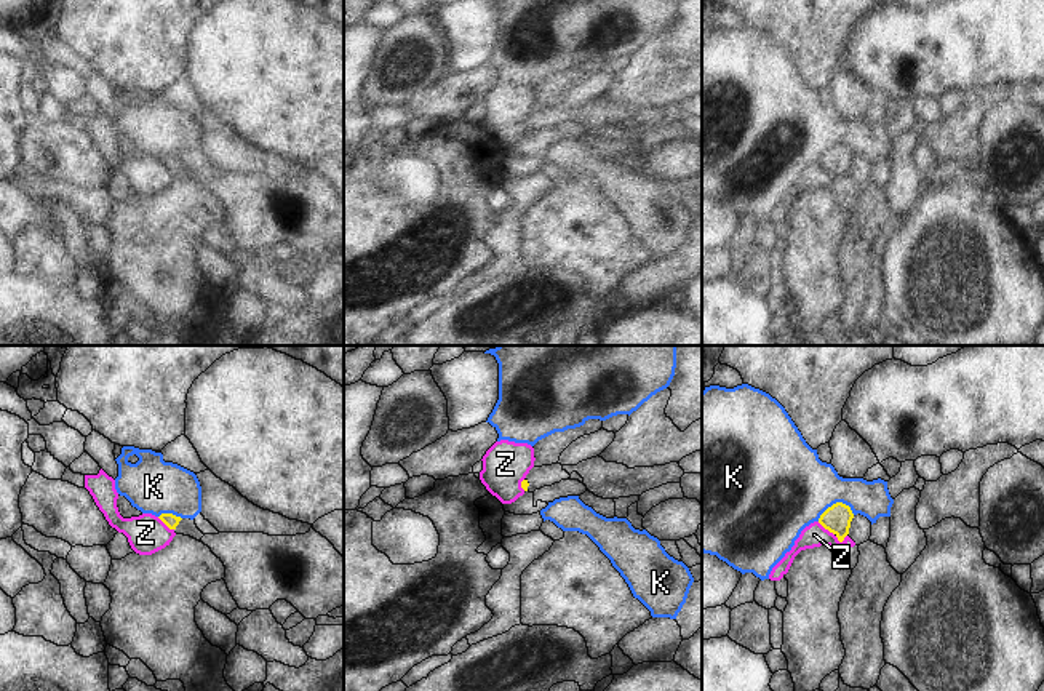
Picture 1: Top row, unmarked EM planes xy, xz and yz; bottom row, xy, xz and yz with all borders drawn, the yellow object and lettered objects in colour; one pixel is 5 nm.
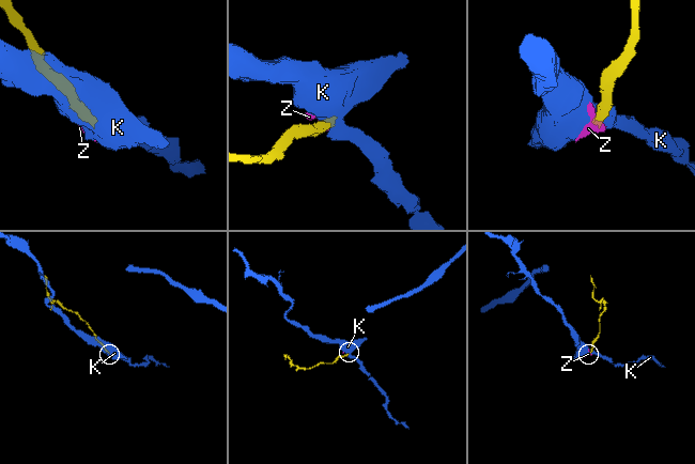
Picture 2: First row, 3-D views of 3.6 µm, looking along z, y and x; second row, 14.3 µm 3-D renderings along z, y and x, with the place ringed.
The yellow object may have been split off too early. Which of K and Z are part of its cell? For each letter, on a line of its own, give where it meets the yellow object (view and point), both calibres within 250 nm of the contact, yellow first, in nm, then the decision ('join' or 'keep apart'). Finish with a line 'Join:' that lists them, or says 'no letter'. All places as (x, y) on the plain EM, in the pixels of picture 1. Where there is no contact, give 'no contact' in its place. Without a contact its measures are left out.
K: yz (836, 144) | 140/400 nm | keep apart
Z: yz (832, 173) | 140/120 nm | keep apart
Join: no letter

